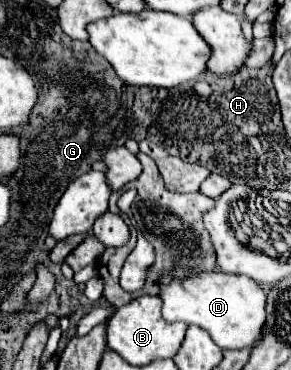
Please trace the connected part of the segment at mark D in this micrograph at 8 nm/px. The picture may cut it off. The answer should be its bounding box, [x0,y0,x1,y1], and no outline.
[160,271,266,349]

